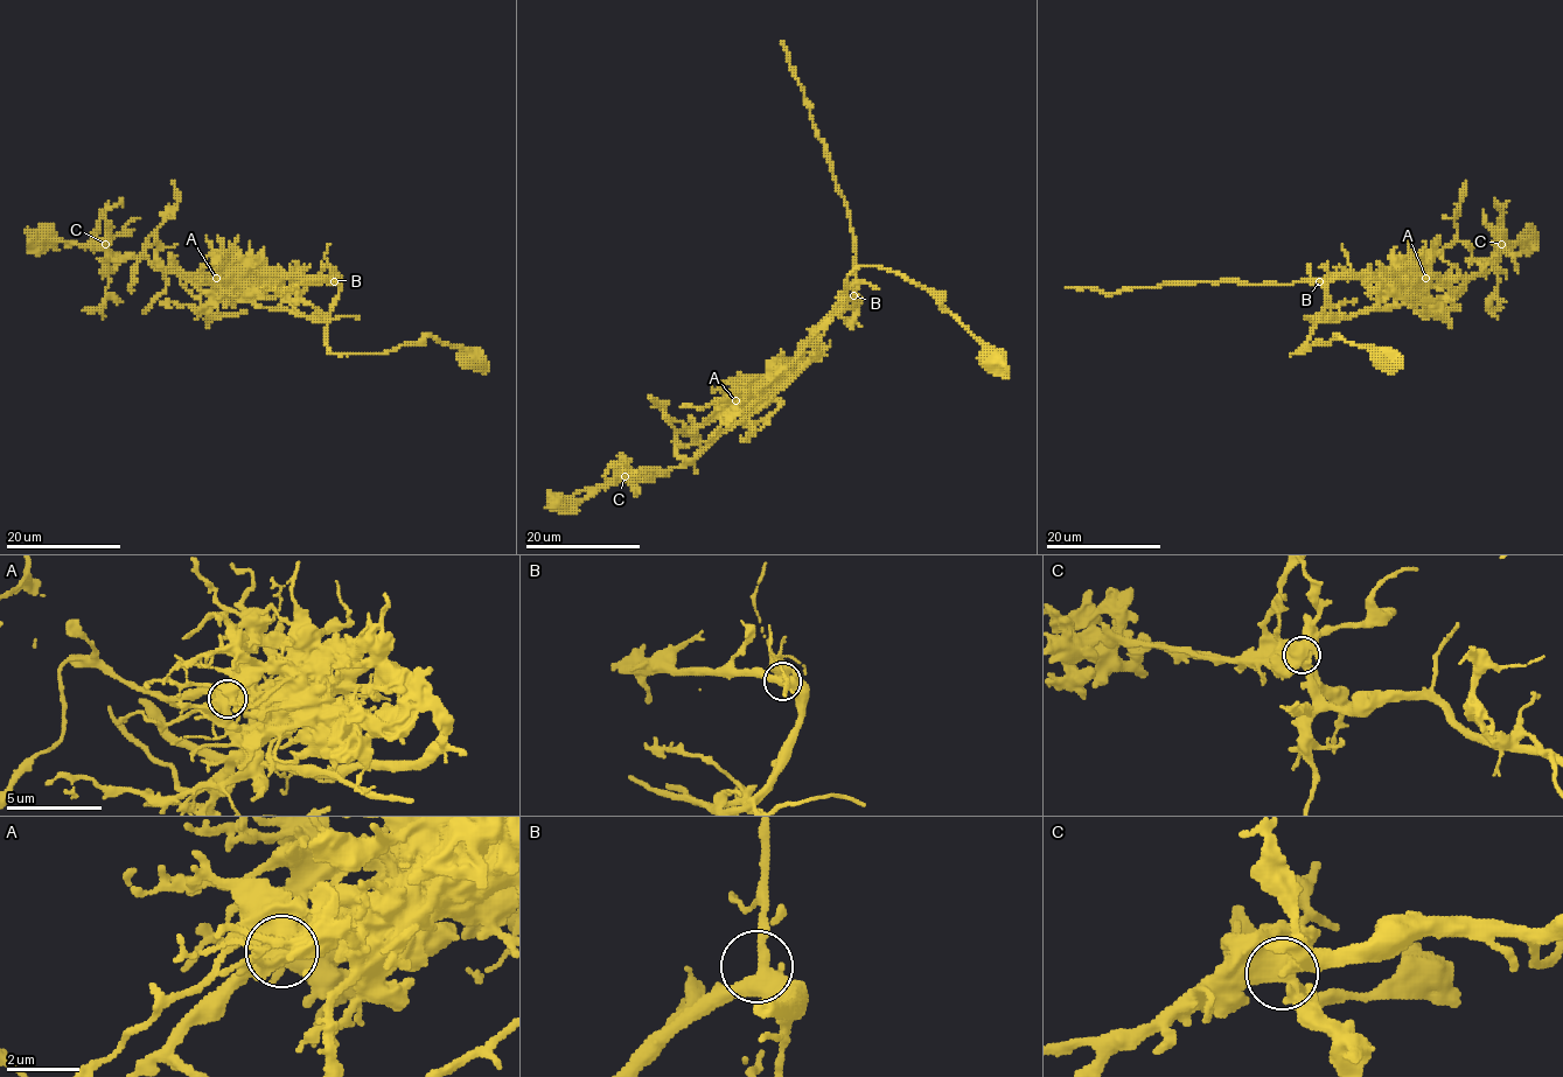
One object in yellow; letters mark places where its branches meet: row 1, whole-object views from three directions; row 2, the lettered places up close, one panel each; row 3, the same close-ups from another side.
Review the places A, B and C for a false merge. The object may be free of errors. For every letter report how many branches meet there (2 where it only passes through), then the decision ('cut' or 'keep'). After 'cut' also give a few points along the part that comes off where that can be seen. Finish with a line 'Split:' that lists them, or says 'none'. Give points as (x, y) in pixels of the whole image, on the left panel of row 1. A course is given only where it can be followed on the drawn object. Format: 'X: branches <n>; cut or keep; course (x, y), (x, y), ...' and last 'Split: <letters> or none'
A: branches 6; cut; course (216, 278), (327, 278), (337, 300), (318, 320), (218, 296), (202, 306), (157, 263), (157, 242), (132, 294)
B: branches 4; keep
C: branches 5; keep
Split: A

